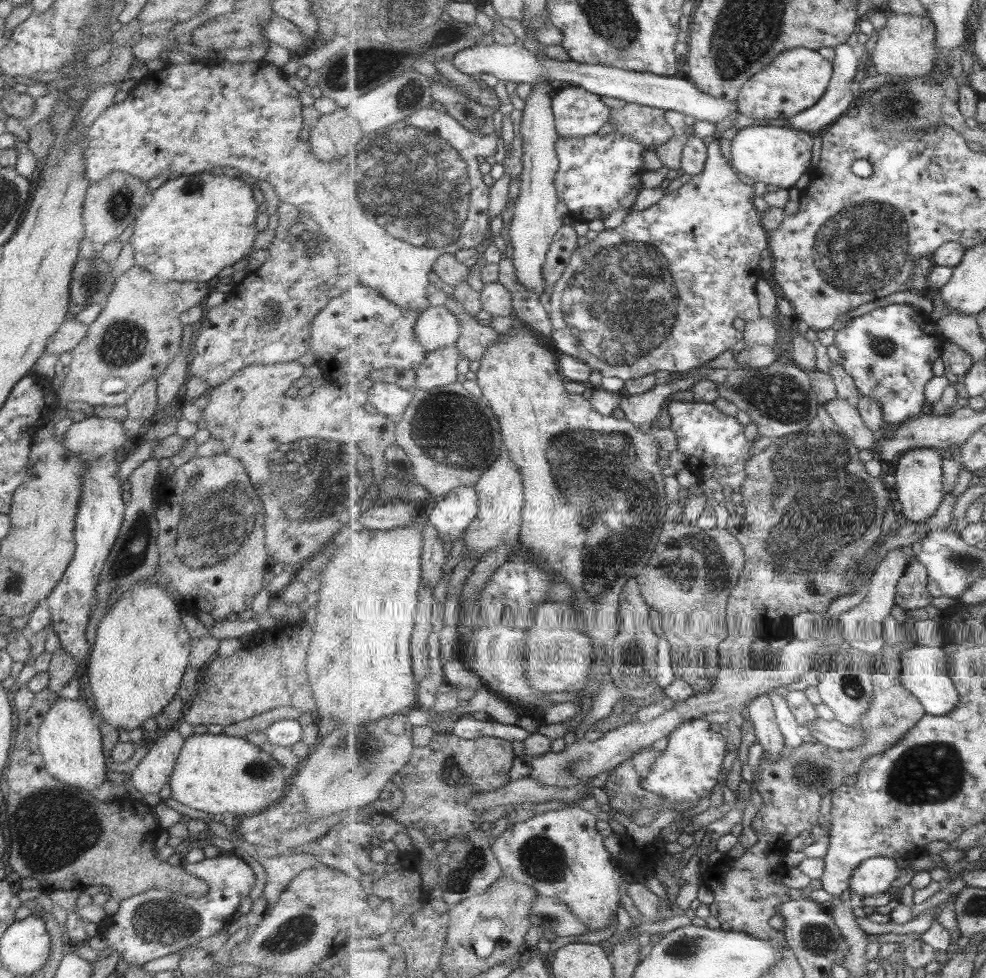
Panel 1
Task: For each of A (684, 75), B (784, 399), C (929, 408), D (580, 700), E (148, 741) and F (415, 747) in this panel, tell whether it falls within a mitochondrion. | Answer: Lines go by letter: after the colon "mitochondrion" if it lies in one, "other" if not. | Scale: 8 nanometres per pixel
A: other
B: mitochondrion
C: other
D: other
E: other
F: other

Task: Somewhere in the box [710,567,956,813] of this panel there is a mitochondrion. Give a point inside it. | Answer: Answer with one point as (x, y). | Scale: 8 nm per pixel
(812, 776)

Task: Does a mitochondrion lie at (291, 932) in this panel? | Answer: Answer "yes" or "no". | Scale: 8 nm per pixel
yes

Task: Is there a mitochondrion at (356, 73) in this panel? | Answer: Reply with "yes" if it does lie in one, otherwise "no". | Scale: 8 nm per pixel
yes

